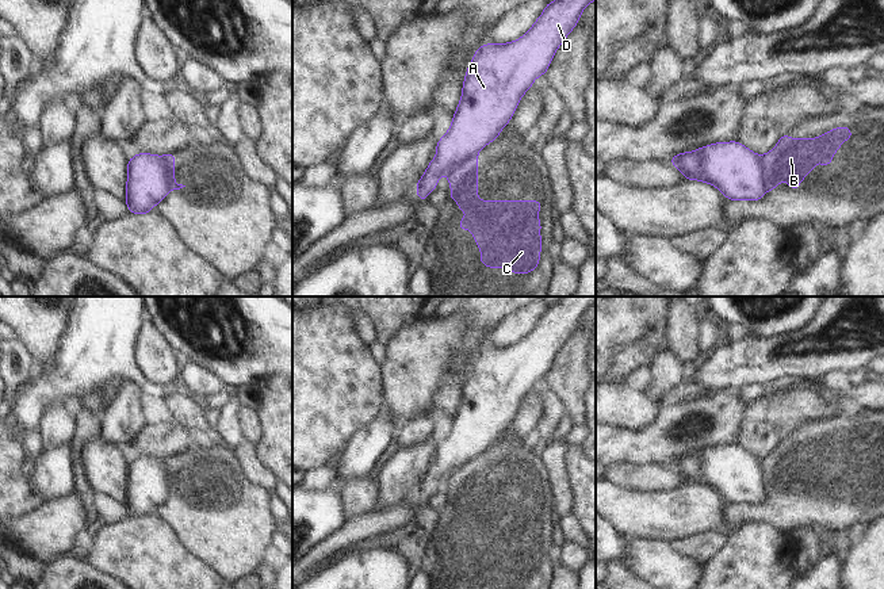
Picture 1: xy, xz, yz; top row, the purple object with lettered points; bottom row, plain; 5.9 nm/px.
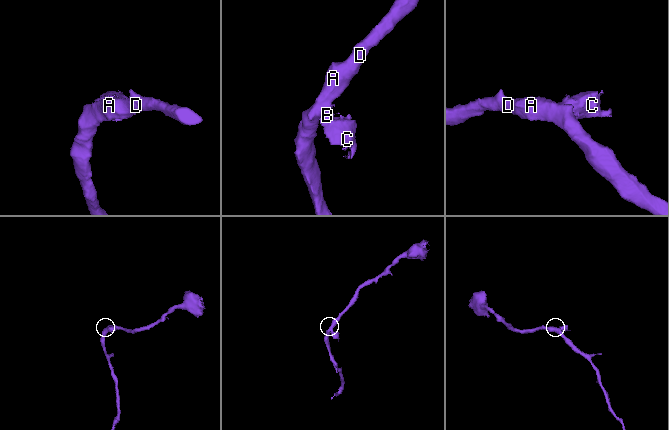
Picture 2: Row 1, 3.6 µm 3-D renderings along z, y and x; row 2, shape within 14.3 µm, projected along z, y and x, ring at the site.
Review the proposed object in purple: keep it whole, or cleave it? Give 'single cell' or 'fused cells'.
fused cells

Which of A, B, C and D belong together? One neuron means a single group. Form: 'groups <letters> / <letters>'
groups A D / B C

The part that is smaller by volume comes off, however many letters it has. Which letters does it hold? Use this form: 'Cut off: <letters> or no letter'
Cut off: B, C

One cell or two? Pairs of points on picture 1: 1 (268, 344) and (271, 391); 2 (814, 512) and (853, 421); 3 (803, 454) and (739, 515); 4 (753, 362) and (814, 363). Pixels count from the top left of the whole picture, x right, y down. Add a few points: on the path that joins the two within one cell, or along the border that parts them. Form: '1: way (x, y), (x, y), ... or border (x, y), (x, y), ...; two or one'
1: border (278, 374), (261, 379), (253, 386); two
2: way (821, 489), (853, 456), (853, 444); one
3: way (800, 474), (760, 512); one
4: way (768, 362), (799, 362); one

